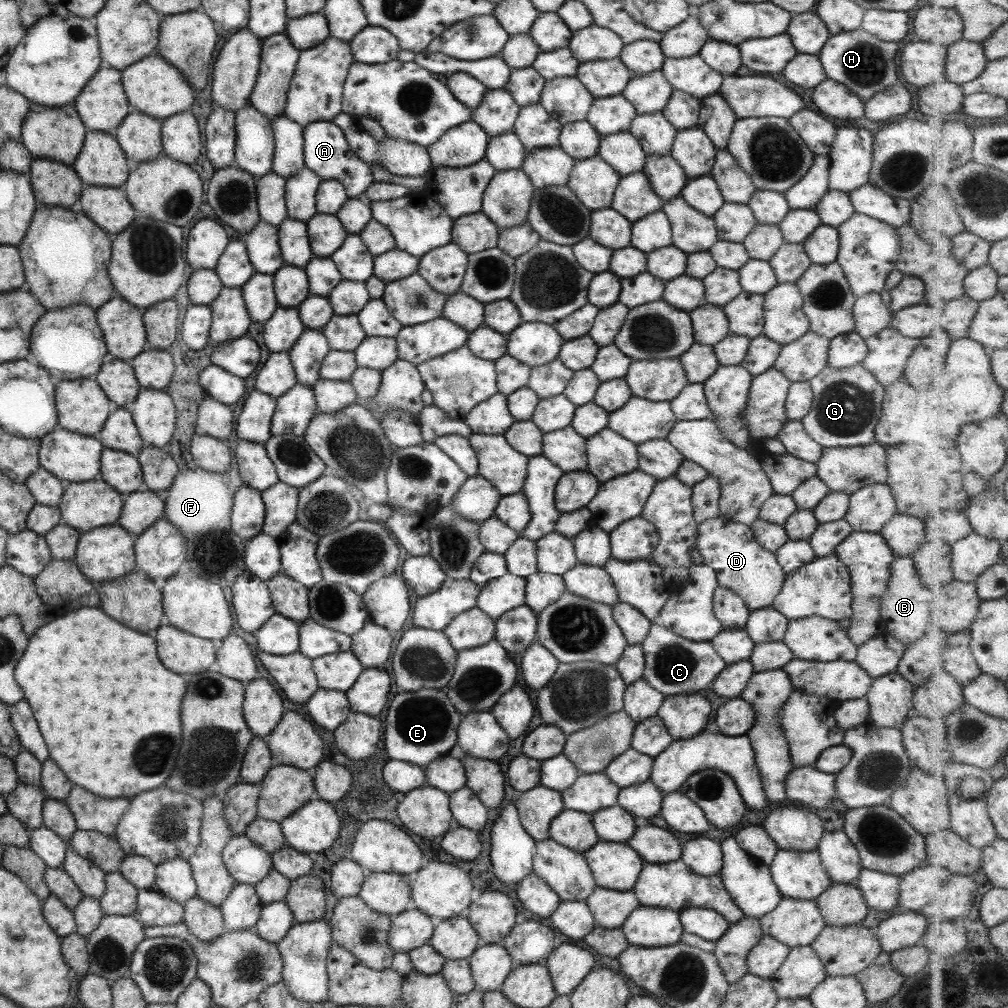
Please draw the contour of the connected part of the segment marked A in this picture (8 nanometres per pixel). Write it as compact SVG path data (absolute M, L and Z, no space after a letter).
M331 121L310 122L302 130L304 167L322 180L335 180L345 189L347 198L358 198L373 182L371 169L357 158L347 144L341 129Z

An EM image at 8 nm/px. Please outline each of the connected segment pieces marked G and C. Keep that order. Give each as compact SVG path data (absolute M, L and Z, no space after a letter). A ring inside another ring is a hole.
M861 363L841 369L826 364L808 383L813 393L811 408L800 422L811 440L822 448L866 446L876 442L874 427L880 418L884 390Z
M651 622L647 637L641 641L644 654L642 679L661 694L702 693L709 682L725 668L725 661L709 641L693 642Z

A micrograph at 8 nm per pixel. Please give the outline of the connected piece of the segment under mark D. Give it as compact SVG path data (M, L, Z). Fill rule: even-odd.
M721 516L709 518L697 525L695 540L694 548L701 556L702 564L715 572L719 586L741 597L749 612L771 606L786 575L777 565L775 555L757 544L749 525Z

